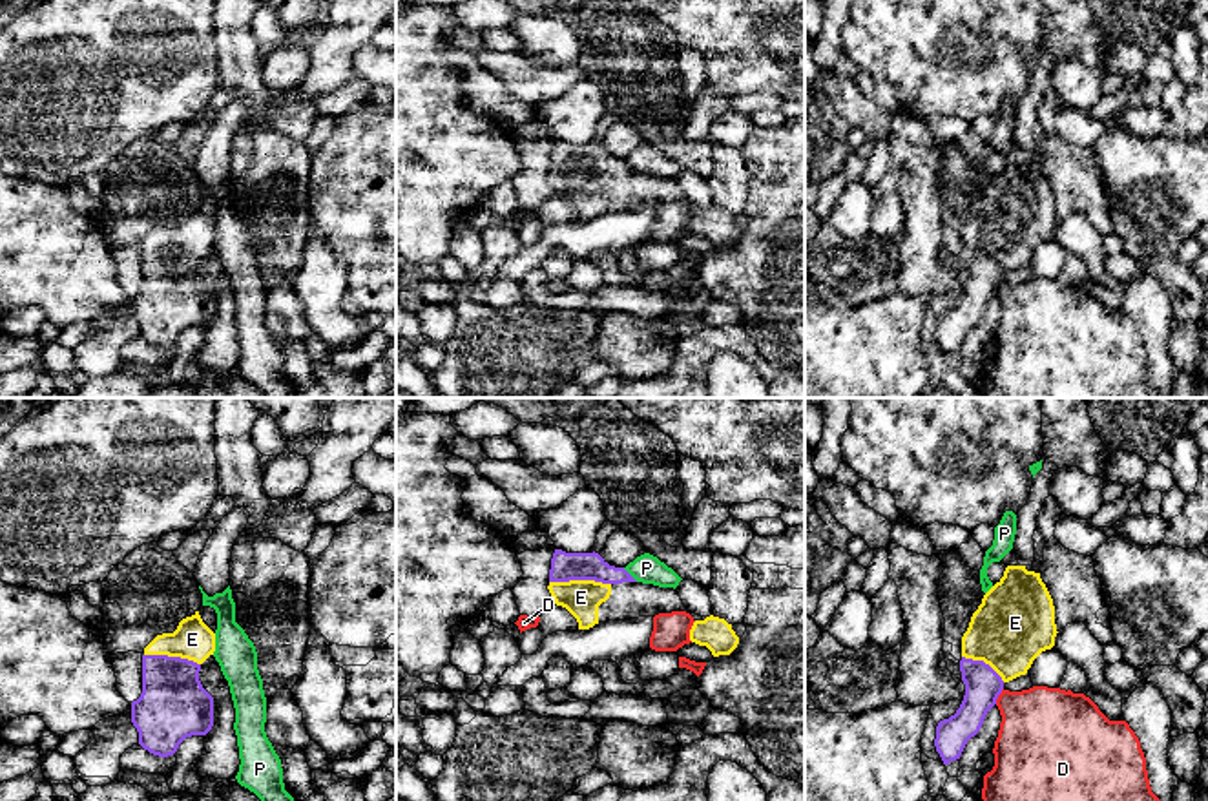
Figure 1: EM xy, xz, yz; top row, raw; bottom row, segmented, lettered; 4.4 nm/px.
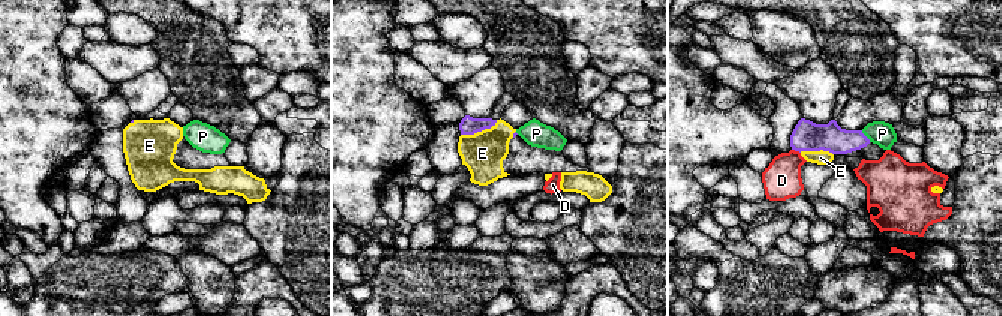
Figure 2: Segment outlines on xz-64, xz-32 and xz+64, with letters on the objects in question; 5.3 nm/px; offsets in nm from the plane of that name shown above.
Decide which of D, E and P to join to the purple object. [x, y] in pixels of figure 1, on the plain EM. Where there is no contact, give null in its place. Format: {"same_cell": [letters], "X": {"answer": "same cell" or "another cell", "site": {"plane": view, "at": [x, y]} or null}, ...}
{"same_cell": ["E"], "D": {"answer": "another cell", "site": {"plane": "yz", "at": [999, 285]}}, "E": {"answer": "same cell", "site": {"plane": "xz", "at": [581, 170]}}, "P": {"answer": "another cell", "site": {"plane": "xz", "at": [628, 165]}}}

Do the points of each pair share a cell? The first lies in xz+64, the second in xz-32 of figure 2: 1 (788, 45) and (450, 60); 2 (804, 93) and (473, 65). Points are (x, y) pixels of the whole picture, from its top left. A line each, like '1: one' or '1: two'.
1: two
2: two

